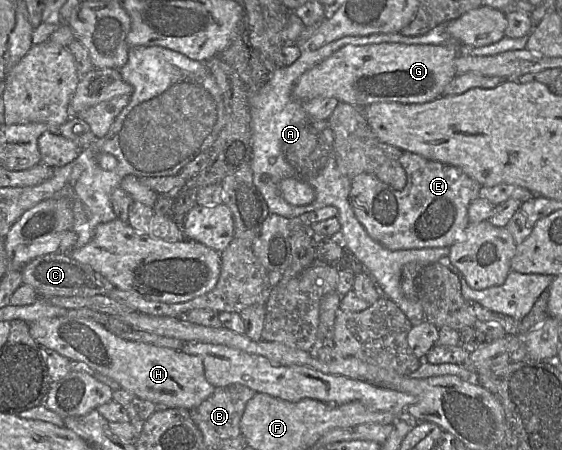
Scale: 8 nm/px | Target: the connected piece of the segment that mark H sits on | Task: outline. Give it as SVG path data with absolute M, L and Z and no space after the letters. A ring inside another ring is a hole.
M76 317L42 318L29 324L29 333L39 346L52 349L70 361L86 363L94 371L118 382L121 388L153 402L159 409L185 408L191 411L215 391L205 377L202 357L124 340L95 321Z

